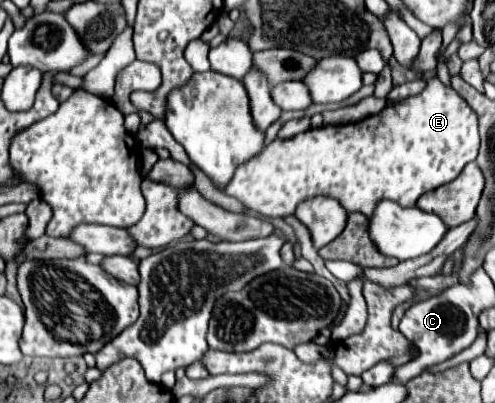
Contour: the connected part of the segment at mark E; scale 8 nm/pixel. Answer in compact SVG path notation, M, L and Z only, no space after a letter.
M426 75L426 87L422 93L408 99L386 105L380 113L346 125L326 125L308 129L290 139L274 139L256 157L236 167L234 177L224 185L222 193L236 197L246 211L262 217L288 217L296 207L310 197L334 197L342 207L352 213L360 211L368 215L376 201L392 199L402 207L416 207L416 199L440 185L454 181L466 163L478 155L478 117L468 103L448 85L440 83L436 75Z

